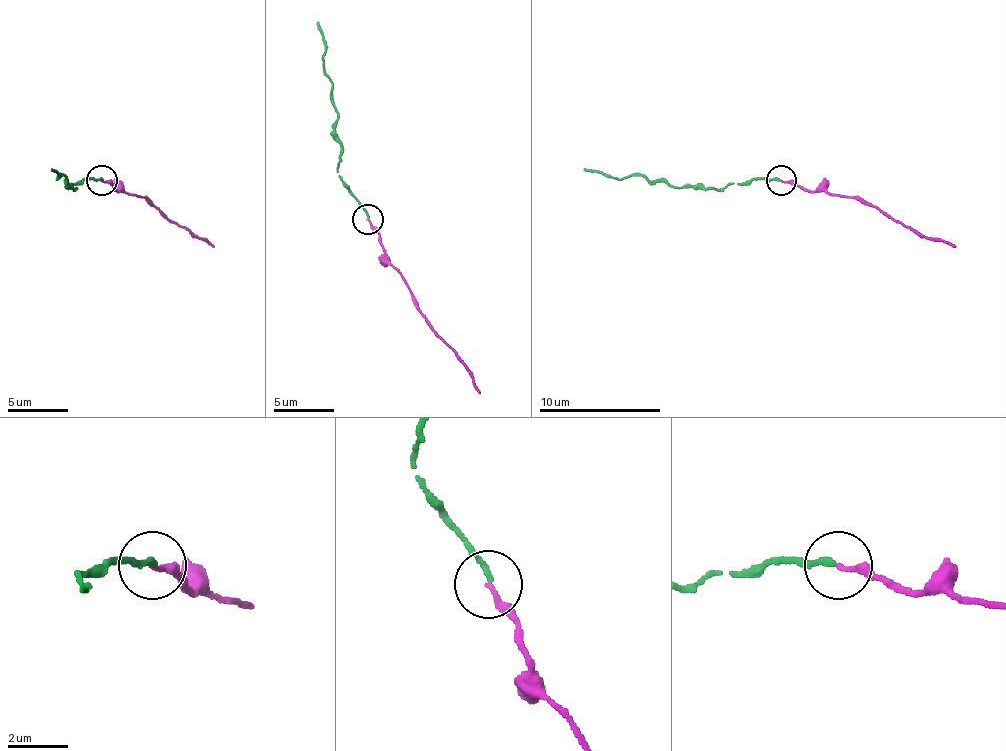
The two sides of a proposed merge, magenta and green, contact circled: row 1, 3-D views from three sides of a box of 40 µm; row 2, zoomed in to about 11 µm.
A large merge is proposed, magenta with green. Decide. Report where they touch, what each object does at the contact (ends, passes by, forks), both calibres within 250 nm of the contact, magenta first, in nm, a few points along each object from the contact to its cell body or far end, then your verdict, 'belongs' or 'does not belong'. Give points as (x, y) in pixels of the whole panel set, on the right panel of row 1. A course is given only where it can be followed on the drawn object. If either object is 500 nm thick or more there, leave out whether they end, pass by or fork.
place (781, 180); magenta ends; green ends; calibres 190 and 180 nm; course magenta (780, 181), (871, 202), (917, 233), (956, 248); course green (780, 181), (750, 178), (735, 184), (671, 187), (665, 181), (607, 178), (583, 169); belongs

